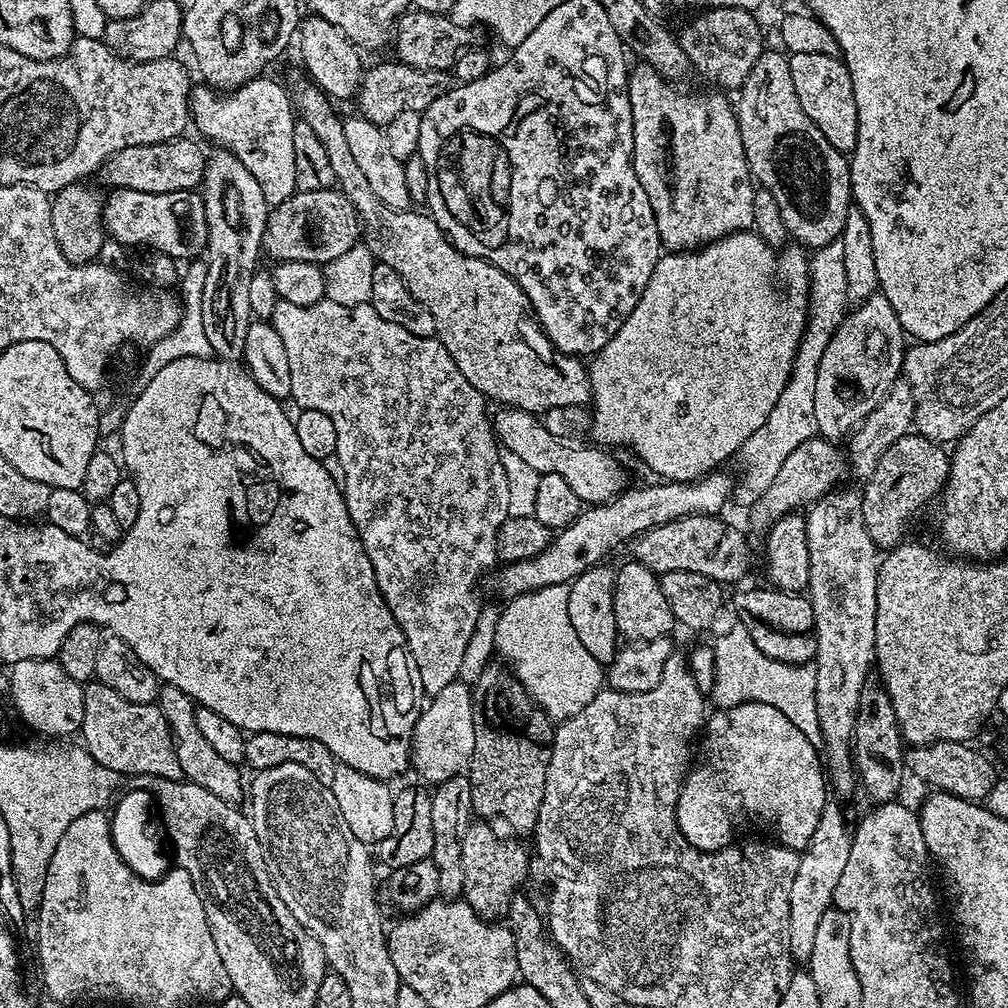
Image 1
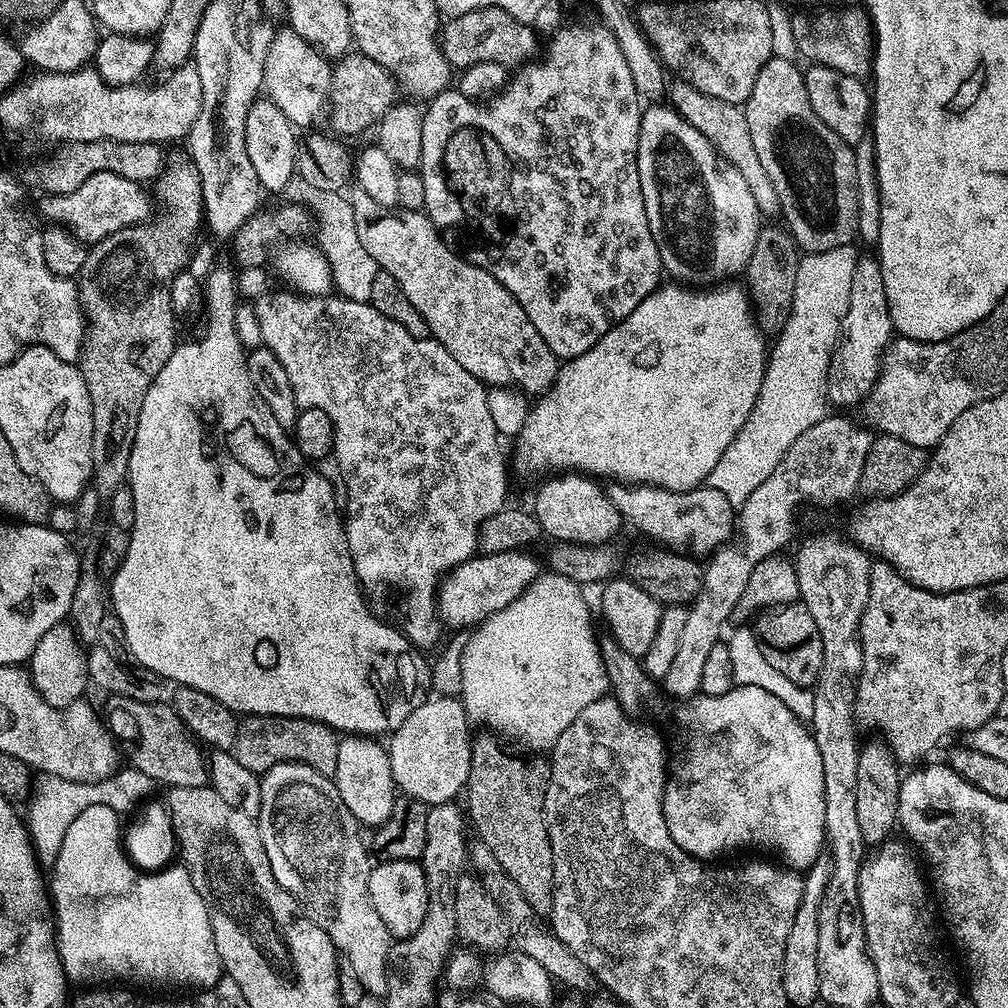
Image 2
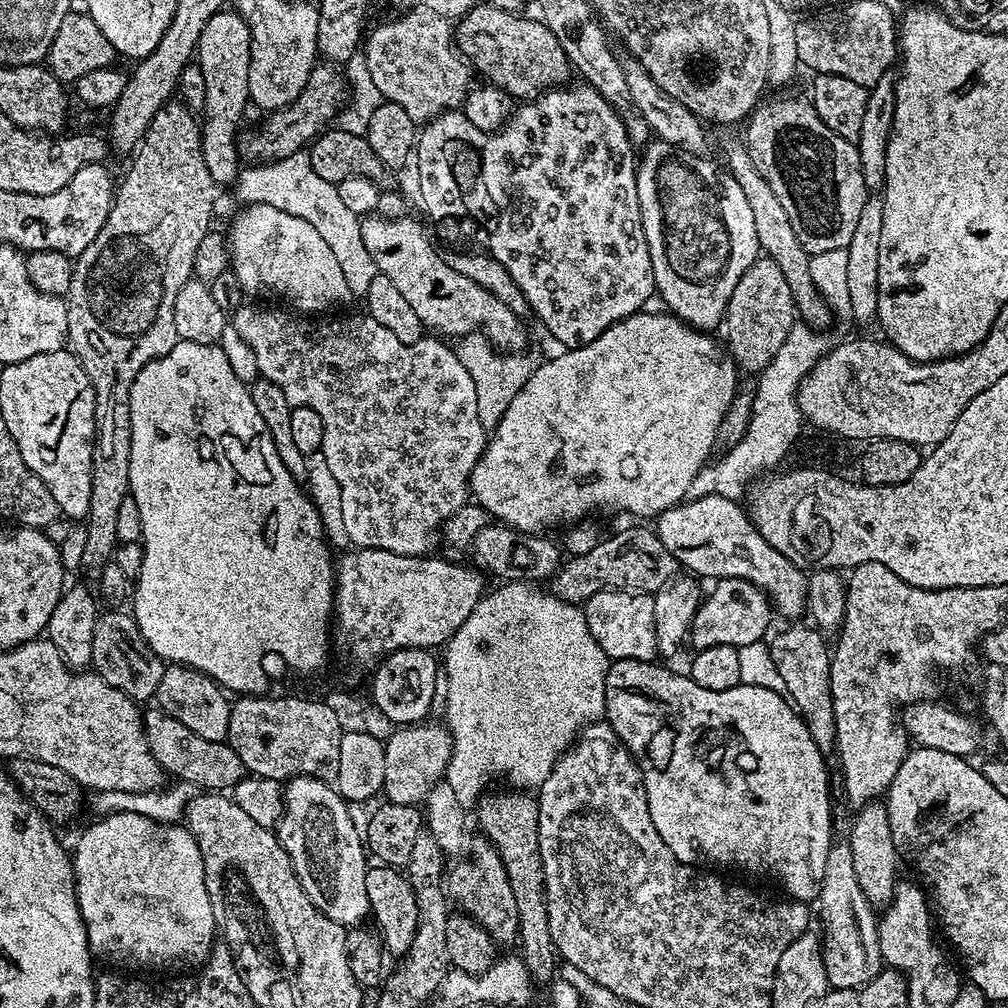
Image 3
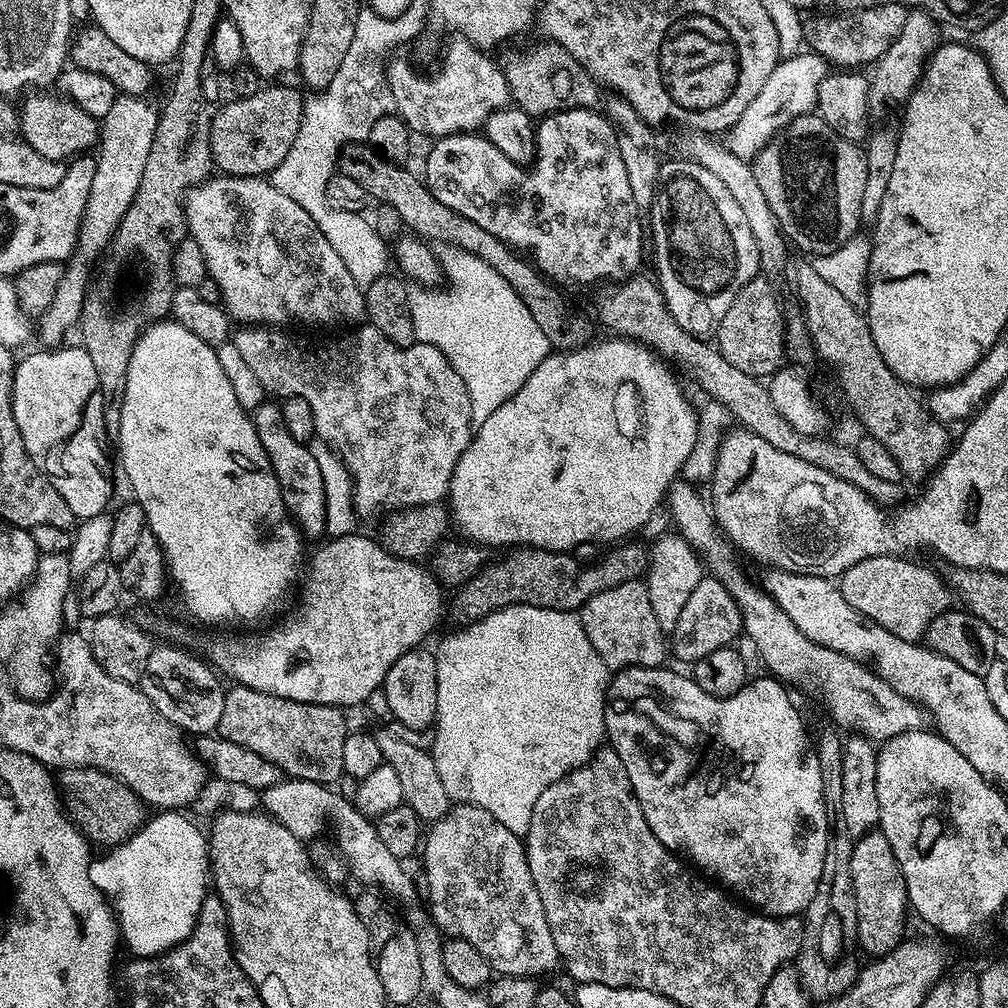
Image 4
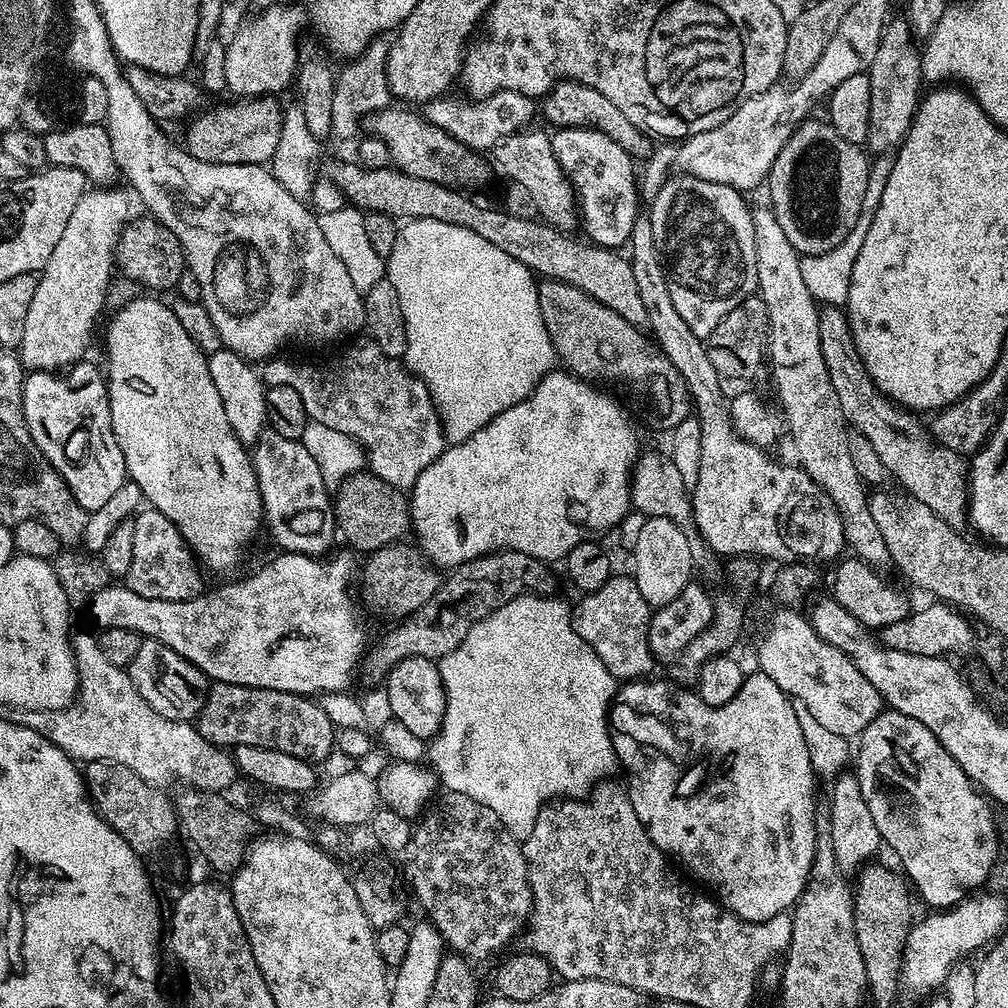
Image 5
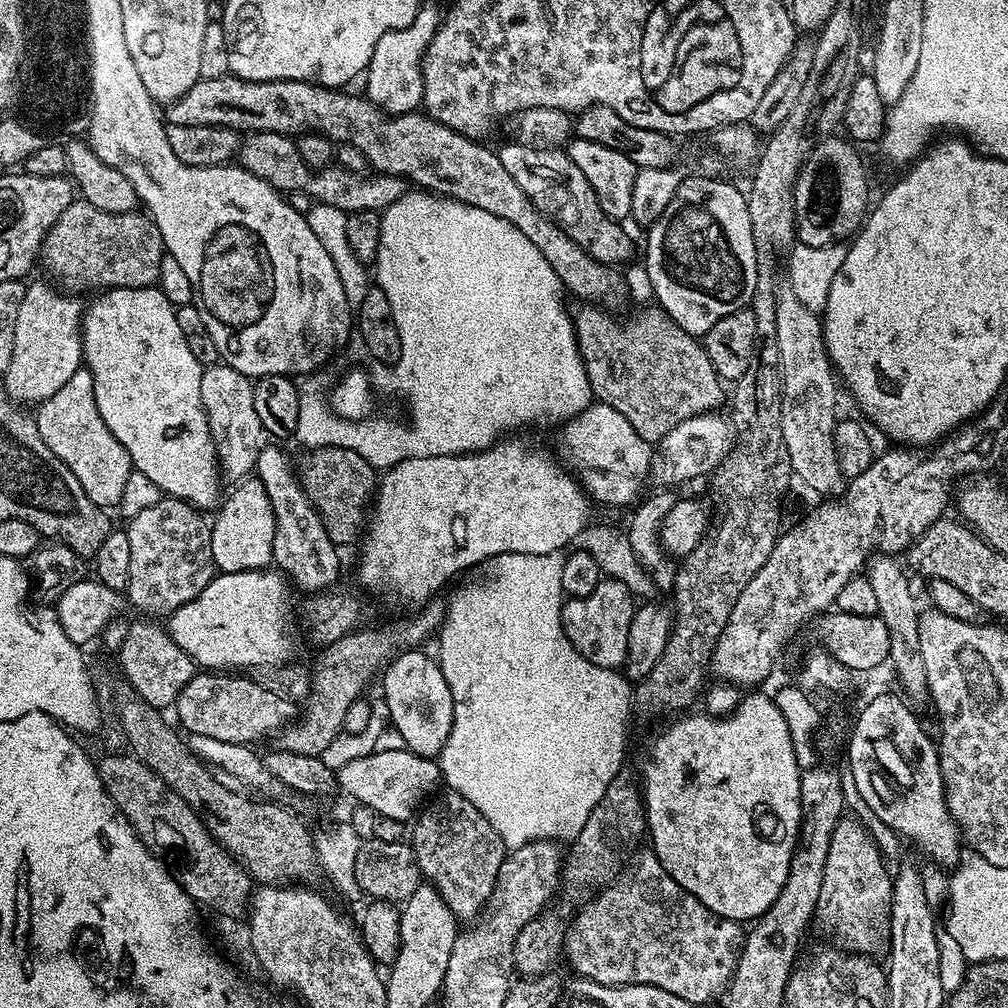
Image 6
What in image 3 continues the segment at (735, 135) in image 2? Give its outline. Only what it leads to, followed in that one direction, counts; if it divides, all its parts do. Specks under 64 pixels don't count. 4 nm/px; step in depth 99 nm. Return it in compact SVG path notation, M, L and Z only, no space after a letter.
M732 144L725 150L724 156L728 159L726 170L734 178L734 182L738 182L742 194L746 194L746 202L754 217L754 230L758 233L761 253L781 268L790 285L799 319L804 319L812 328L824 328L834 320L834 313L832 307L824 301L824 295L820 293L818 286L814 286L814 278L810 278L810 253L804 249L802 242L798 242L798 234L794 234L794 226L790 226L790 217L787 216L778 194L774 194L770 182L766 182L758 166L754 166L751 151L741 144Z

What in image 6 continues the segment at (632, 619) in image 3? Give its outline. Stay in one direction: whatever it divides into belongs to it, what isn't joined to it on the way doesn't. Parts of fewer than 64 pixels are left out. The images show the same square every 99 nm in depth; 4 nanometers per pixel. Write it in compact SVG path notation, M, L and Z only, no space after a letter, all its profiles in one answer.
M609 578L601 579L594 586L592 593L585 597L568 598L563 601L560 609L562 626L566 638L594 666L620 670L626 658L626 642L630 638L630 622L637 605L632 592L620 581Z

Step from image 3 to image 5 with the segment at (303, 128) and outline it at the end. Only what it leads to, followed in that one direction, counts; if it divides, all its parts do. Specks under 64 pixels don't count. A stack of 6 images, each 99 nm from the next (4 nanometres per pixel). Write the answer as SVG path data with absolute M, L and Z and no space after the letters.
M272 94L240 98L234 102L237 104L220 104L209 112L201 111L191 121L193 124L182 139L183 147L198 158L198 162L214 162L222 166L267 165L274 150L278 150L278 138L284 125L284 108L276 100L279 99Z

